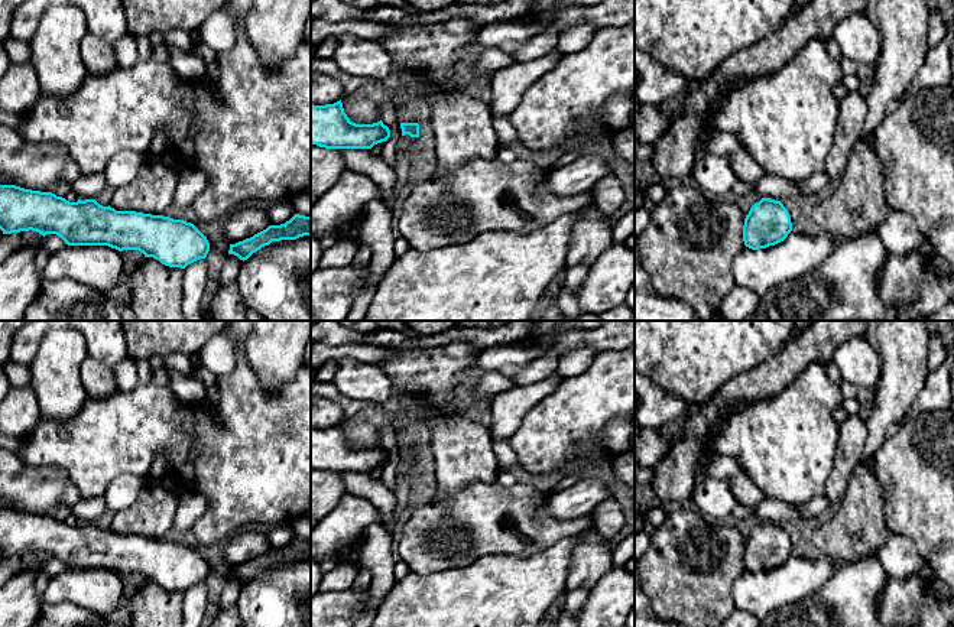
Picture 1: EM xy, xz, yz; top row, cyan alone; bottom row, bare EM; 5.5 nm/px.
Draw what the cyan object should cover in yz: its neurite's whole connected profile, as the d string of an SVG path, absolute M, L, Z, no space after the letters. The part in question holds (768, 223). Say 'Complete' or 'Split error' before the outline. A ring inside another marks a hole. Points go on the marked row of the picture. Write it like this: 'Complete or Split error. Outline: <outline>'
Complete. Outline: M762 198L744 218L743 241L752 250L783 241L792 231L791 215L781 201Z

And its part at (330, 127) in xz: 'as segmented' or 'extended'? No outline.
as segmented

